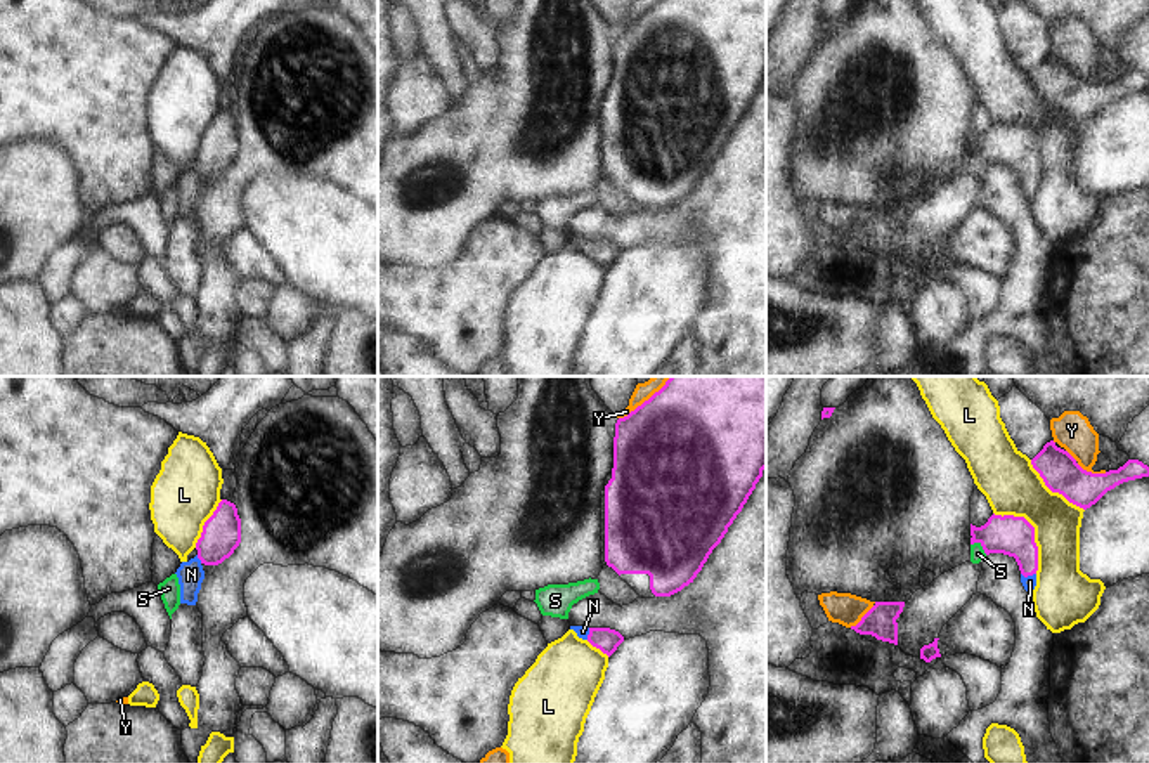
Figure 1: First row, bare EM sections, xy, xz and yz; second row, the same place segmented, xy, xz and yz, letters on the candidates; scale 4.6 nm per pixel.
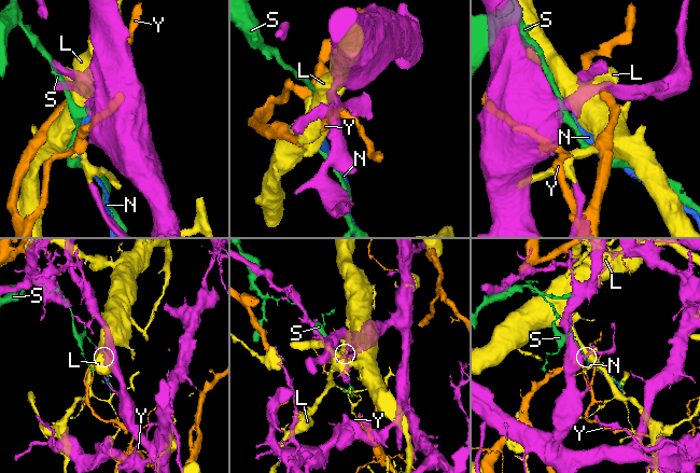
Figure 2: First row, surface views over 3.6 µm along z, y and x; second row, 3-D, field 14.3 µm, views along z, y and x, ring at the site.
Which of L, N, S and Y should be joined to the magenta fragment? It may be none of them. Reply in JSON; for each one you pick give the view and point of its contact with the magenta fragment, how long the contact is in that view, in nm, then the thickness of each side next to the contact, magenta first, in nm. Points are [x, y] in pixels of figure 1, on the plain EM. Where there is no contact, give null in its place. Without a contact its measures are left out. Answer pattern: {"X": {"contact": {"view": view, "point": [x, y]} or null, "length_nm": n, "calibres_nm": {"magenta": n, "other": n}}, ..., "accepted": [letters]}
{"N": {"contact": {"view": "yz", "point": [1028, 186]}, "length_nm": 70, "calibres_nm": {"magenta": 190, "other": 60}}, "accepted": ["N"]}

